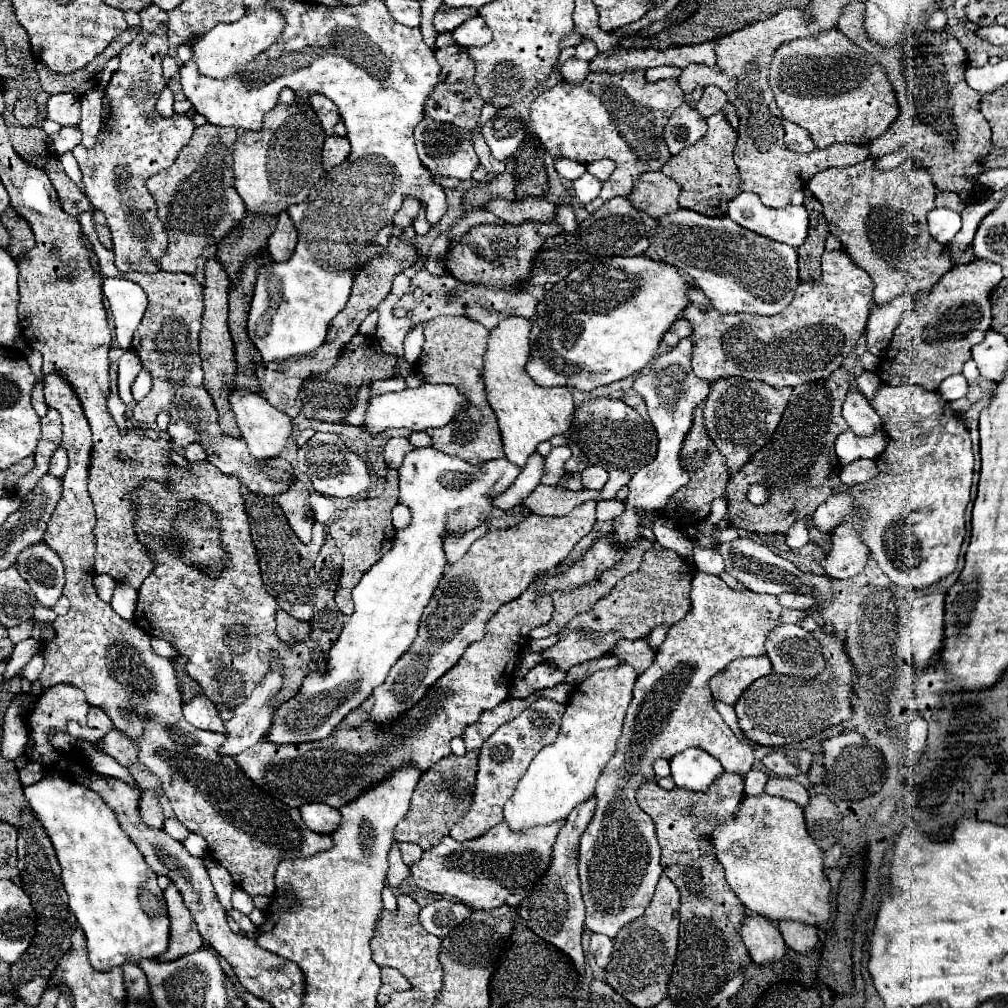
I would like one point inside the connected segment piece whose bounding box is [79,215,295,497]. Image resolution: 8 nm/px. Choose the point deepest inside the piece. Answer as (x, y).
(167, 340)

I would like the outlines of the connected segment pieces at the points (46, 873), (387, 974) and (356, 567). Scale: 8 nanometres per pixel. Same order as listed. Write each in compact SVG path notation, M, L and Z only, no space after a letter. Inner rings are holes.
M25 809L21 813L21 829L17 829L17 835L17 869L21 873L21 889L29 895L35 909L37 933L21 959L11 965L11 985L15 997L21 997L25 1003L33 1005L39 1003L39 997L51 985L57 961L69 949L71 935L77 929L77 921L67 907L67 895L61 883L61 867L57 863L53 845L45 835L45 827L41 827L41 821L33 815L31 809Z
M381 967L381 989L379 989L379 995L377 995L379 1005L385 1005L391 997L391 993L405 991L405 989L409 989L409 981L397 969Z
M387 489L385 493L381 493L379 497L373 497L373 499L351 501L349 507L345 509L343 517L339 517L337 521L333 521L327 527L335 545L343 553L343 571L341 571L341 579L339 579L339 585L335 591L335 603L341 609L341 613L345 613L345 615L353 613L353 601L351 601L353 587L361 581L363 573L367 573L393 545L395 529L391 525L391 509L395 505L397 505L397 491Z

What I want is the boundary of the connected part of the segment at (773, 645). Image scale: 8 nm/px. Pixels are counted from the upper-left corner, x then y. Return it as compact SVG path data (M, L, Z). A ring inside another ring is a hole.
M779 625L765 641L773 673L815 677L825 669L825 657L817 639L799 625Z

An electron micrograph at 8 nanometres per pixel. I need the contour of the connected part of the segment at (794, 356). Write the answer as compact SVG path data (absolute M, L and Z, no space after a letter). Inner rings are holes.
M843 249L825 251L821 257L821 277L817 281L801 281L789 307L771 317L721 315L713 309L707 295L691 285L689 307L683 317L693 325L693 371L711 383L737 375L765 381L777 389L823 379L841 367L861 337L873 307L871 295L871 277Z

